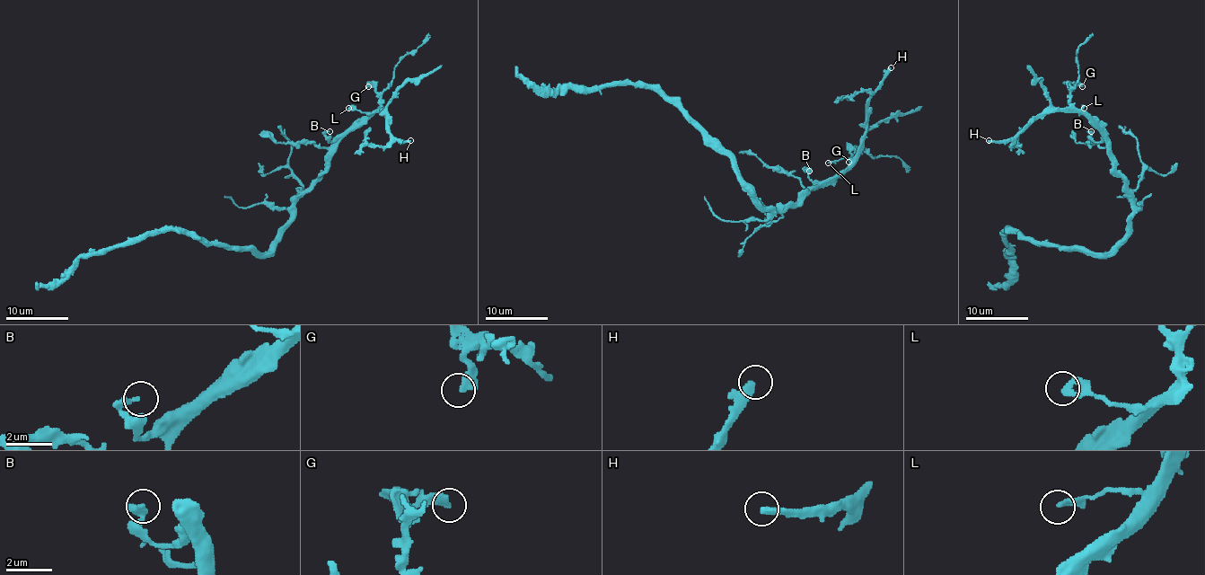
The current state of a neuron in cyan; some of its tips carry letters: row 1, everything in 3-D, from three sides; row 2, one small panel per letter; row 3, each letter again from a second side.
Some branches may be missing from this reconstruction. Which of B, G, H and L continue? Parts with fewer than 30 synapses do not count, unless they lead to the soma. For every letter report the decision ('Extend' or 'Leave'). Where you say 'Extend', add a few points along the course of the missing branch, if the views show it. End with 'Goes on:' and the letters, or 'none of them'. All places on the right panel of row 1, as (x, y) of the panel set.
B: Leave
G: Leave
H: Extend
L: Leave
Goes on: H

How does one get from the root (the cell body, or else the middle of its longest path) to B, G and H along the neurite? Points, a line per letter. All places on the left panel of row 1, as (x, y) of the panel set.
B: (271, 247), (290, 216), (290, 205), (325, 169), (325, 156), (334, 142), (328, 142), (329, 131)
G: (271, 247), (290, 216), (290, 205), (325, 169), (325, 156), (380, 106), (381, 97), (368, 86)
H: (271, 247), (290, 205), (325, 169), (325, 156), (370, 114), (384, 110), (387, 129), (398, 140), (410, 140)

